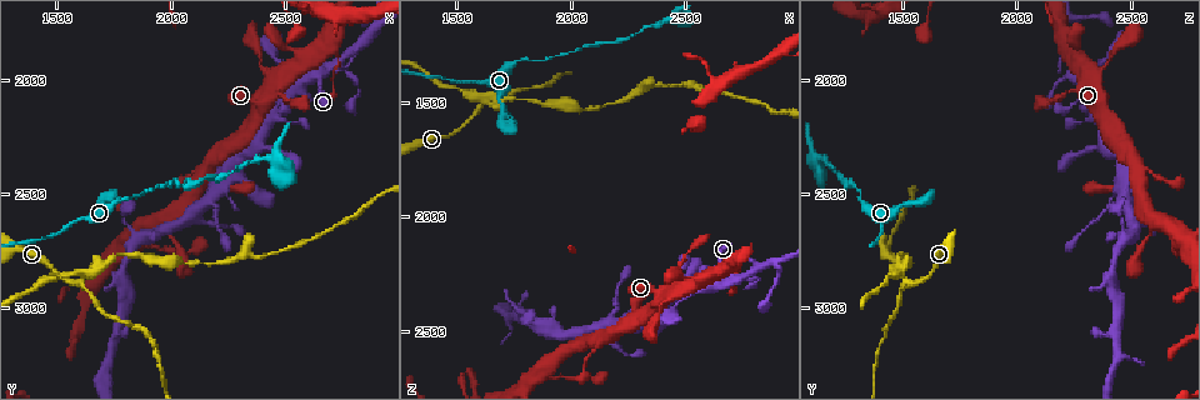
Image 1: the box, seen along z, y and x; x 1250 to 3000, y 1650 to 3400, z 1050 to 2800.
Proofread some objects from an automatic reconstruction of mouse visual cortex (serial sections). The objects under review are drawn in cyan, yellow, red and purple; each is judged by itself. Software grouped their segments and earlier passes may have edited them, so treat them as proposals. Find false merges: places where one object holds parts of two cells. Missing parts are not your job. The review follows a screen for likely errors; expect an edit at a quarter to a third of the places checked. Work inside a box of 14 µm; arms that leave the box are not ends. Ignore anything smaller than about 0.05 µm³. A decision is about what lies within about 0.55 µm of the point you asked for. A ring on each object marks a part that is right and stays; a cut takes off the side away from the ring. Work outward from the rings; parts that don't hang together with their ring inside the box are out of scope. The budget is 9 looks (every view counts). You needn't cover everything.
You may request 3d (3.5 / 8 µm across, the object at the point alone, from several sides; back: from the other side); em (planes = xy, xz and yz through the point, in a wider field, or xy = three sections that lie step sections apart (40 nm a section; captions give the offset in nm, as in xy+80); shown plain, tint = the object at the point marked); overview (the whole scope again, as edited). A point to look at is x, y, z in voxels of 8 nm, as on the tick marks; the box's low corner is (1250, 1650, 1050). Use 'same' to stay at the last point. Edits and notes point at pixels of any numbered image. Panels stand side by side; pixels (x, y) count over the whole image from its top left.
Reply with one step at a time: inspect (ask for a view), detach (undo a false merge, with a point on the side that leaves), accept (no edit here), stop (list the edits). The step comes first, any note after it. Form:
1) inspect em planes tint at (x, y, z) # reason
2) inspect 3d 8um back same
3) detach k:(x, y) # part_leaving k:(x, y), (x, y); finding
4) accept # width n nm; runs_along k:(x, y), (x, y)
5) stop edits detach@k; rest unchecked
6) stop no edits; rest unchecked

inspect 3d 8um back at (2160, 2510, 2460)

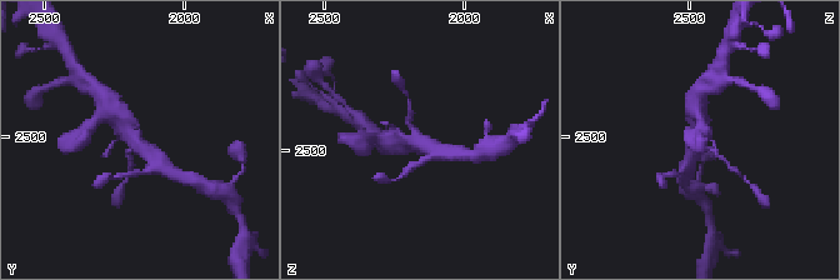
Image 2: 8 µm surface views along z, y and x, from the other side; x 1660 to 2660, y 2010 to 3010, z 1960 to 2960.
inspect 3d 3.5um at (2160, 2520, 2470)

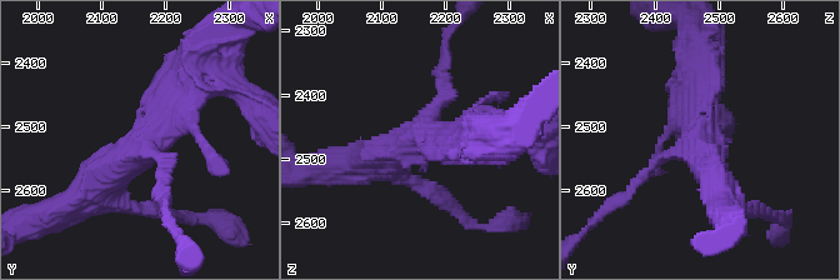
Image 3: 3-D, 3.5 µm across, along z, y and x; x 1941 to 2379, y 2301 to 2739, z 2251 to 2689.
inspect em xy step 3 tint at (2170, 2520, 2465) # arms 3; arm_widths 150, 400, 400 nm

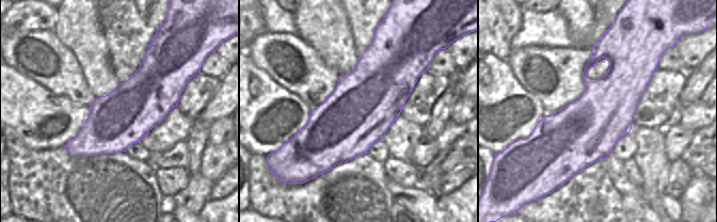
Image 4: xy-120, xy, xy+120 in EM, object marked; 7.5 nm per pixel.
accept # runs_along 3:(193, 73), (165, 123), (85, 191); continuous, no second cell

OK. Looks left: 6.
inspect em planes tint at (2890, 1750, 2200) # four-way junction

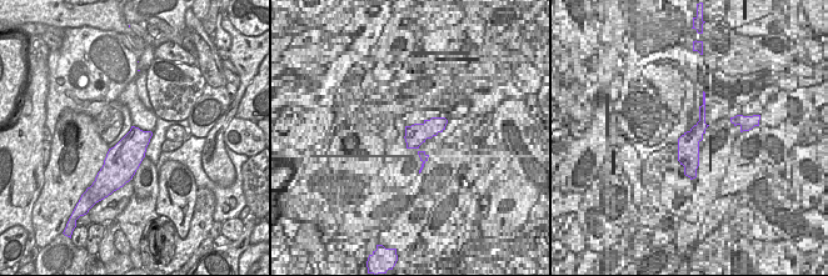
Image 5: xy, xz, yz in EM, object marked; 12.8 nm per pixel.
inspect 3d 3.5um same

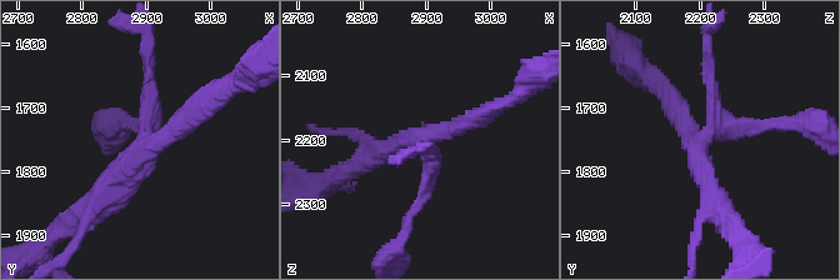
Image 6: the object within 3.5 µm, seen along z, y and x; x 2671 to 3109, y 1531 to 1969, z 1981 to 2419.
accept # width 400 nm; runs_along 6:(718, 211), (698, 146), (769, 124); all the same cell

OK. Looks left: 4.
inspect 3d 3.5um at (1770, 2520, 1310) # sudden change in width

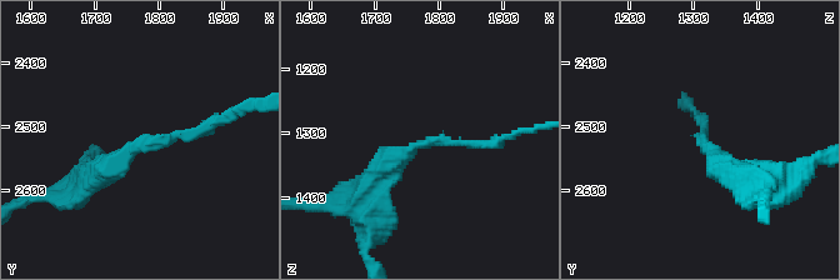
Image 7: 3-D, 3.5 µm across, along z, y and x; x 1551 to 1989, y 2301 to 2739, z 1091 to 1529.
inspect em planes tint at (1775, 2530, 1320) # now the EM

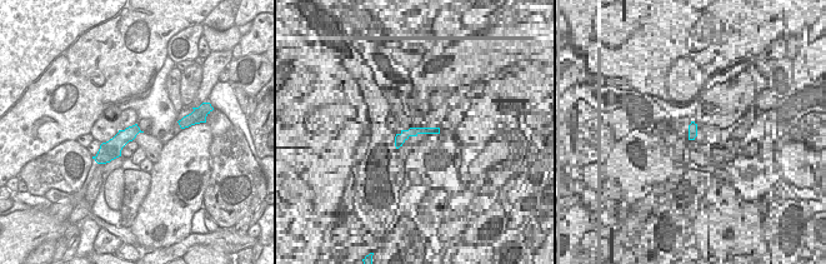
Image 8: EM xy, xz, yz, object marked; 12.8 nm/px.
inspect em xy step 1 tint same

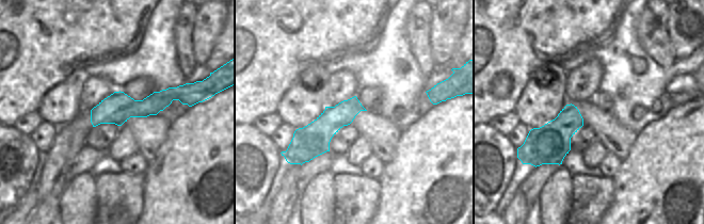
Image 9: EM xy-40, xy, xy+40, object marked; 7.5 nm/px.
accept # width 190 nm; runs_along 9:(185, 100), (166, 96), (93, 120); all the same cell

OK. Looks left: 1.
stop no edits; rest unchecked

